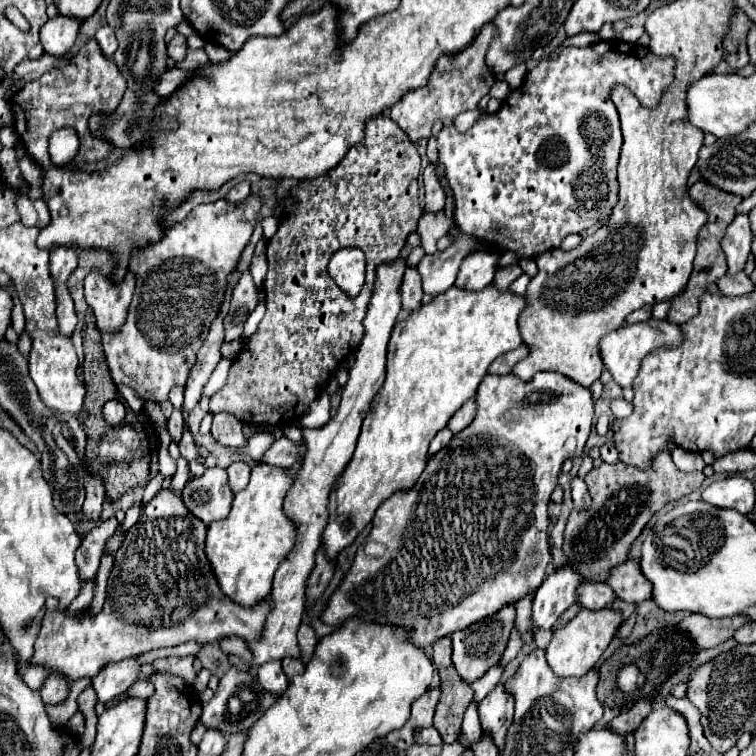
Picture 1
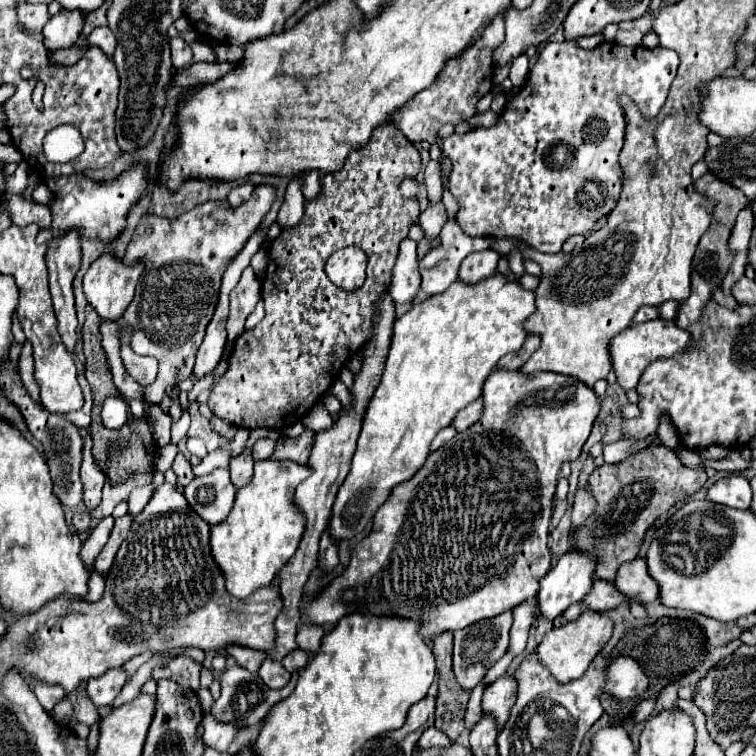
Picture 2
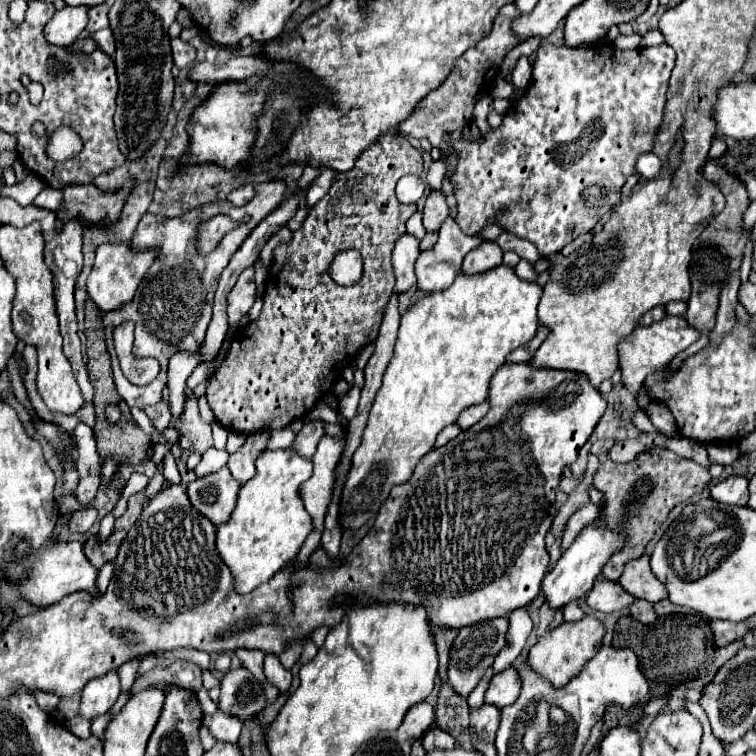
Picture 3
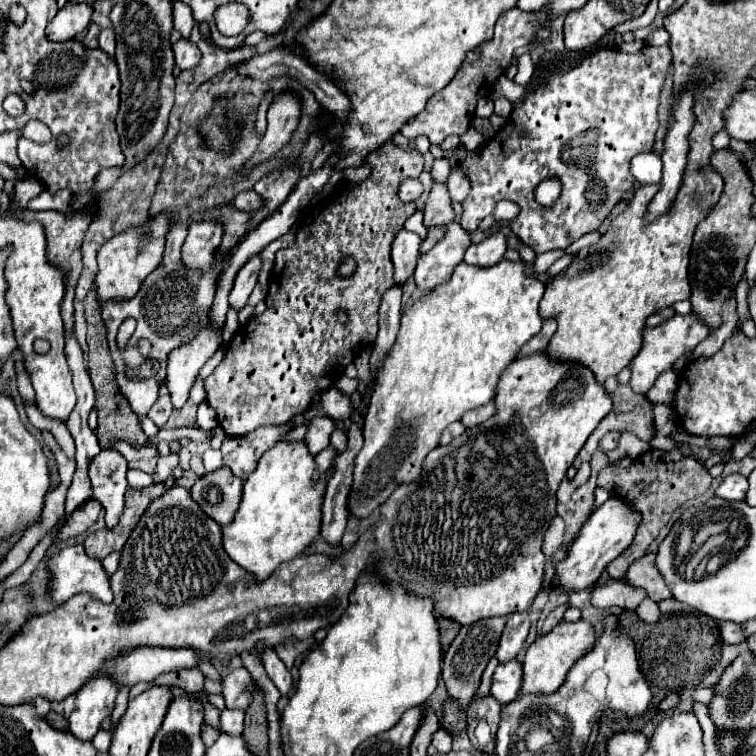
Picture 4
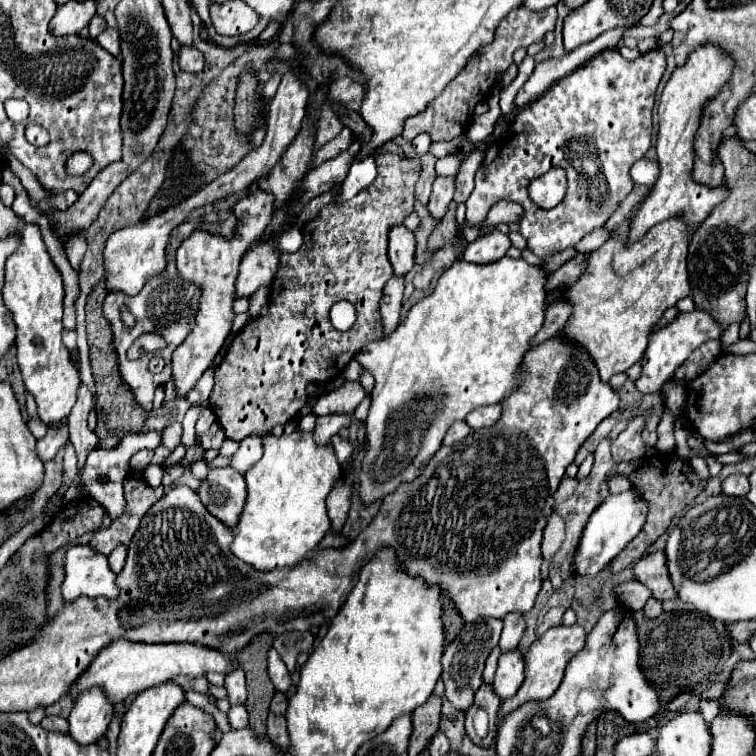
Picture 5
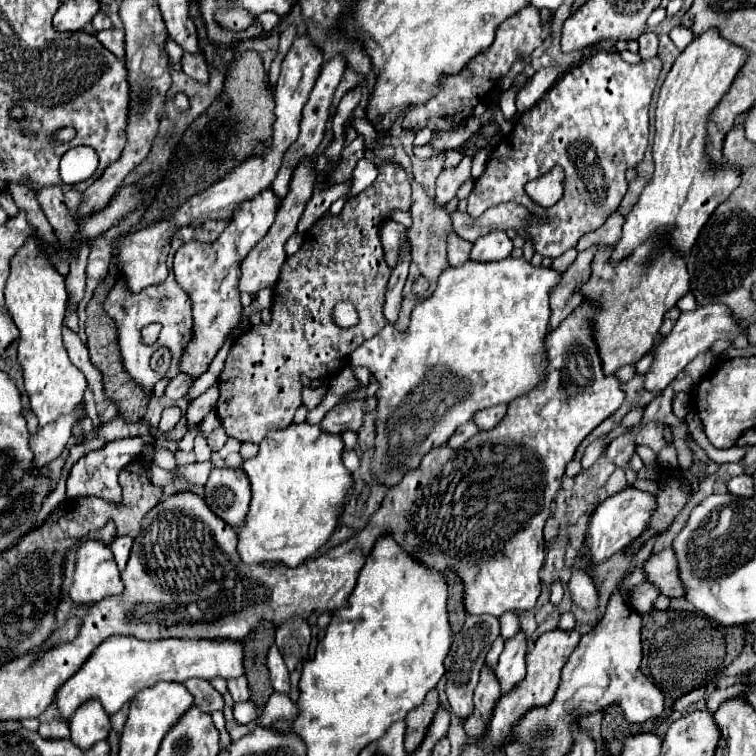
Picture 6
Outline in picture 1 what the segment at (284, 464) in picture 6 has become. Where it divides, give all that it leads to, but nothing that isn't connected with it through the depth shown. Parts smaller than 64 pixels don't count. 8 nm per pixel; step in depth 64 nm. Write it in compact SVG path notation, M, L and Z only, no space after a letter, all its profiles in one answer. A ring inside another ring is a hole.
M264 462L252 468L250 482L234 496L228 518L212 522L206 532L206 556L220 582L220 590L240 606L256 606L270 596L272 574L284 560L284 554L292 550L296 528L288 522L282 510L284 496L292 486L292 476L286 468L268 466Z

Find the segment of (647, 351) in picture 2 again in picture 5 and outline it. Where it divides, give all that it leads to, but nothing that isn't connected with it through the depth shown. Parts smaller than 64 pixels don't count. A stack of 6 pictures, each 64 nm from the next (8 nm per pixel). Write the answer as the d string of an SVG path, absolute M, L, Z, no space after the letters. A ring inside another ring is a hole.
M694 310L694 312L688 312L688 314L678 314L674 318L674 322L670 322L668 326L656 328L650 334L648 348L646 348L646 352L642 356L642 372L640 372L638 380L634 382L636 388L640 392L644 392L644 394L658 392L662 388L662 384L674 376L676 368L684 364L684 360L690 356L690 352L694 352L702 342L718 338L722 334L722 330L724 328L718 322L714 322L712 314L708 314L704 310Z

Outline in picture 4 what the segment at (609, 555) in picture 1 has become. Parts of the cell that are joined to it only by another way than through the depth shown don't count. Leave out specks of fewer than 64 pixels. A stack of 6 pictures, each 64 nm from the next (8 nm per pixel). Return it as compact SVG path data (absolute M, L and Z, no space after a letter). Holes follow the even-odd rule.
M648 450L638 460L634 460L628 468L608 464L604 470L600 470L596 484L600 488L608 490L610 496L624 498L624 502L642 516L638 530L636 530L636 536L634 536L634 542L628 546L628 550L624 550L618 558L614 558L608 564L608 568L606 568L608 576L614 578L614 580L622 580L624 570L636 558L642 558L646 554L650 542L658 536L662 526L668 524L672 512L678 506L682 506L684 502L704 494L710 488L710 482L712 482L712 476L708 474L708 470L702 464L698 464L694 458L682 456L678 450L670 450L670 452Z

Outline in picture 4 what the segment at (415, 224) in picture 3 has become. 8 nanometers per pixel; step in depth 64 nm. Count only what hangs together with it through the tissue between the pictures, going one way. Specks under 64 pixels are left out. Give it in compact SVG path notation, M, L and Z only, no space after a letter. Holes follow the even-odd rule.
M416 210L416 212L406 220L404 228L410 230L410 232L416 232L420 238L426 238L426 228L424 228L424 224L422 224L422 212L420 212L420 210Z

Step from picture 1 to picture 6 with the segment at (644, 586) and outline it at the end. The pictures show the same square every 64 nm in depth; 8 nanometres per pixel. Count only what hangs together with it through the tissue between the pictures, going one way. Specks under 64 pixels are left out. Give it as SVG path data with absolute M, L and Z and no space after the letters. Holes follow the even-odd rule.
M672 548L652 554L642 568L648 576L648 582L654 584L660 594L668 598L684 596L684 586L680 586L680 574L676 574L676 556L672 554Z

